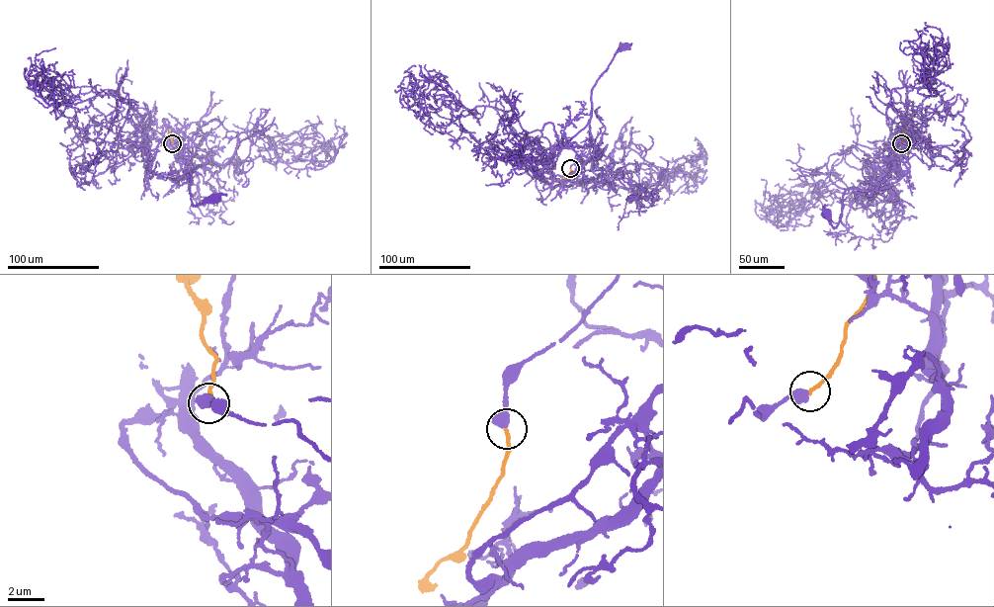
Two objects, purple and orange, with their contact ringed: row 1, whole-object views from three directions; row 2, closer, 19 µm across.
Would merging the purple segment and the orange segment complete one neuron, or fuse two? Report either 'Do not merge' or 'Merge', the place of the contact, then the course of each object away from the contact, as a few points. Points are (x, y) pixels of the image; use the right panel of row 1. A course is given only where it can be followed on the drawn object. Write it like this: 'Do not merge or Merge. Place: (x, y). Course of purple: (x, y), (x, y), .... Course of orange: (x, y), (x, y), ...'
Merge. Place: (901, 143). Course of purple: (900, 143), (890, 153), (902, 160), (909, 172), (872, 192), (845, 190), (835, 227), (827, 215). Course of orange: (901, 143), (905, 134), (903, 130)

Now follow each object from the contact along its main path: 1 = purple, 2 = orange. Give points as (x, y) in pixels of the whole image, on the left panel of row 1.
1: (172, 143), (178, 146), (186, 160), (173, 181), (189, 170), (193, 205), (214, 199)
2: (172, 143), (169, 130)

